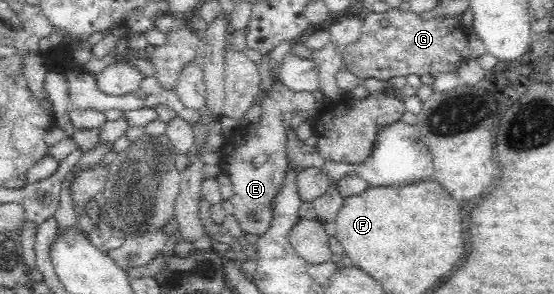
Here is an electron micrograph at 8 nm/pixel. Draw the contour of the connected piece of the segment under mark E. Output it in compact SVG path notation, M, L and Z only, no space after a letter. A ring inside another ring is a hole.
M281 81L274 82L272 90L260 103L263 113L256 130L257 135L233 133L233 137L229 137L229 143L225 145L225 149L221 149L222 169L231 176L235 187L235 195L231 199L232 213L238 221L243 235L262 236L269 231L273 219L273 205L275 205L277 195L285 188L289 161L290 123L297 114L293 104L293 94ZM258 154L267 155L267 160L263 165L255 167L253 157L257 157ZM251 213L260 216L259 223L253 225L248 222L246 217Z

